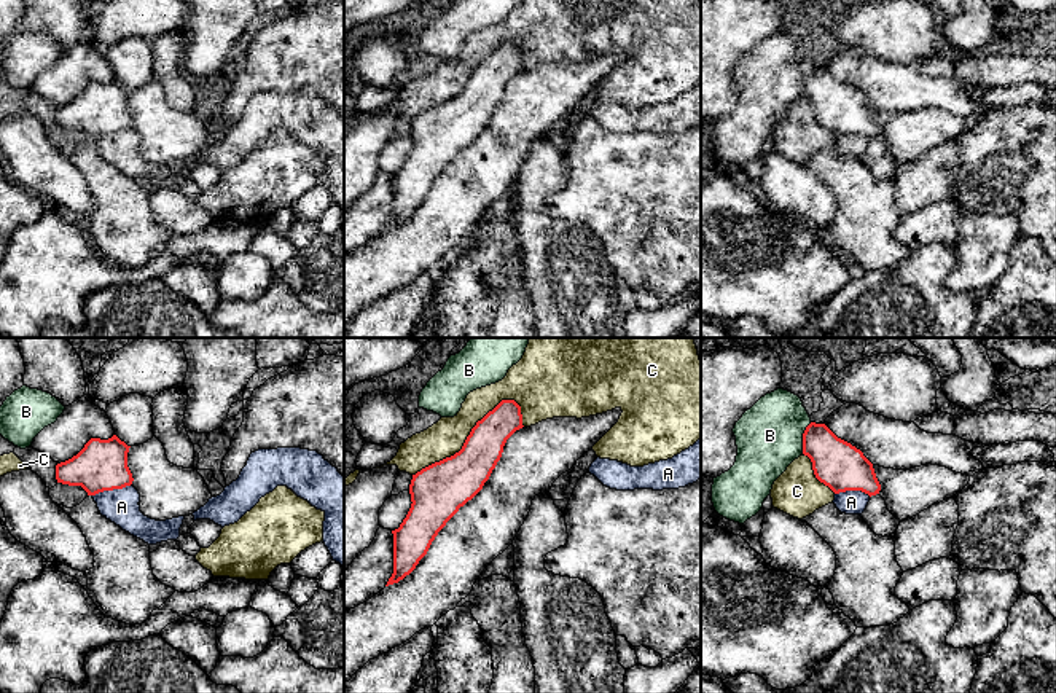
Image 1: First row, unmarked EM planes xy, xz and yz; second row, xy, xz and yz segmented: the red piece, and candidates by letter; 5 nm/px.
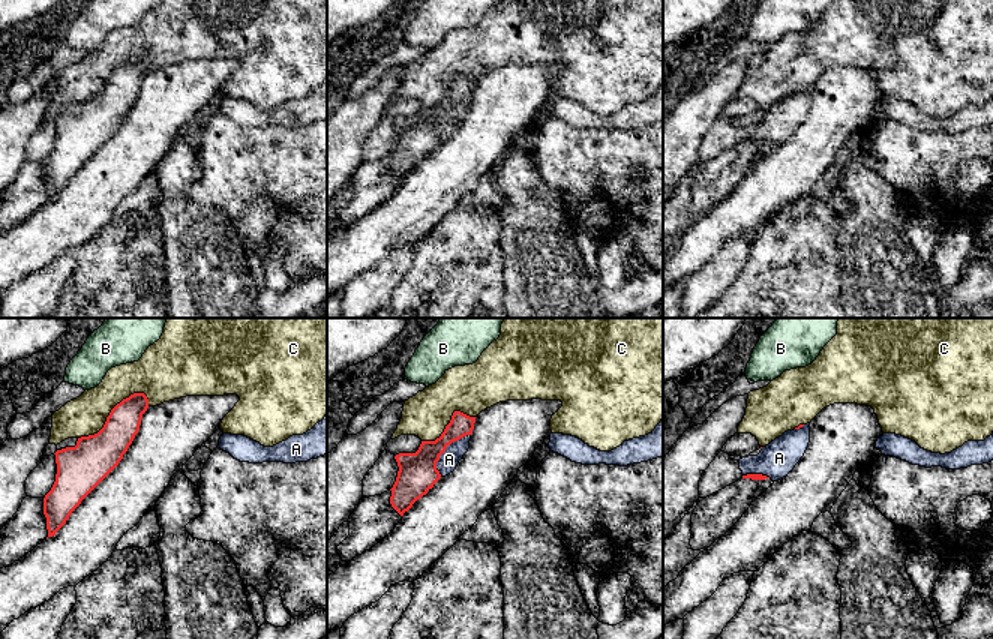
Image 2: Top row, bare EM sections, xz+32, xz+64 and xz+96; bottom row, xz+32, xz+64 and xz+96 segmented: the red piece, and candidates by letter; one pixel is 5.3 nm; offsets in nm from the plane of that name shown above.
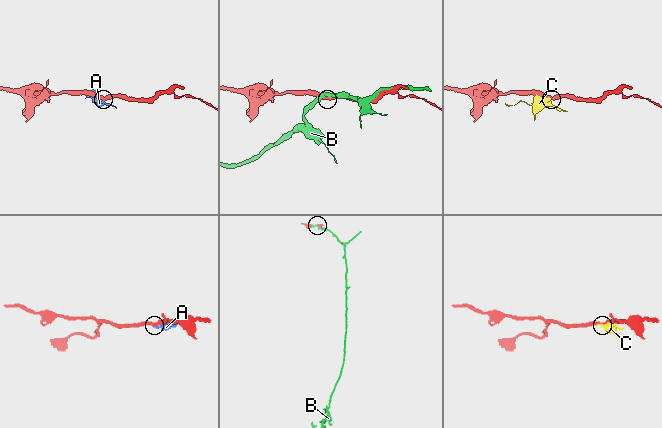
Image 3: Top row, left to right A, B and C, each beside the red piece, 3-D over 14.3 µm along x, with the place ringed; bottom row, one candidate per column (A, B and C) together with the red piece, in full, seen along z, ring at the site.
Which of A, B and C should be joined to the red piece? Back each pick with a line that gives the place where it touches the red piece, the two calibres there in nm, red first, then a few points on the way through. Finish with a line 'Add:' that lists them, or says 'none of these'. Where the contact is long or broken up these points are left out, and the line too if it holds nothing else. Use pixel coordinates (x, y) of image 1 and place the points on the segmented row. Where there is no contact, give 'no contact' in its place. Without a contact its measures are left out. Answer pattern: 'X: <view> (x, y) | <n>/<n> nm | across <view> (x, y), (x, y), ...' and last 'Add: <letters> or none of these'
Add: none of these

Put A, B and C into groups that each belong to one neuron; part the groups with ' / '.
A / B / C

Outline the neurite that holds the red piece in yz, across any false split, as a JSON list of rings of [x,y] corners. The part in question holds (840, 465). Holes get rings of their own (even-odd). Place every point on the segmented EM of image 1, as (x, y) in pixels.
[[[811,422],[806,427],[803,454],[811,459],[815,478],[835,494],[862,491],[871,497],[881,491],[873,464],[825,424]]]

